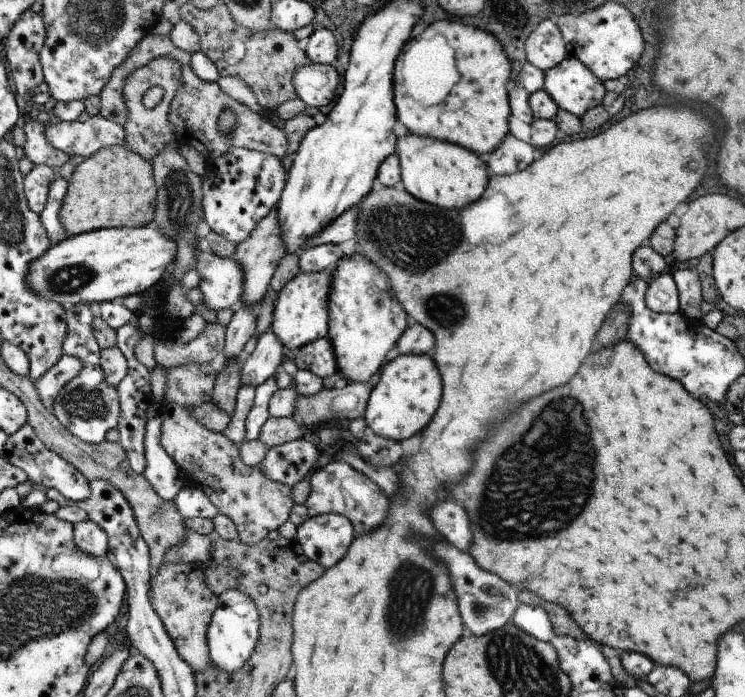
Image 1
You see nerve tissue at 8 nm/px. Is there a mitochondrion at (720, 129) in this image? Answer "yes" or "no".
no

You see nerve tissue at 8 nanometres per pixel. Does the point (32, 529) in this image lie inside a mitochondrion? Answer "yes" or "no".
no

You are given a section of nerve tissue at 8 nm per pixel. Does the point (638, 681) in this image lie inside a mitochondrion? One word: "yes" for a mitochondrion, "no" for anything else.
no

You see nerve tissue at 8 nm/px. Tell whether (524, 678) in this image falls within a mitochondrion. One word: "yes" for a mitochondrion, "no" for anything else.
yes

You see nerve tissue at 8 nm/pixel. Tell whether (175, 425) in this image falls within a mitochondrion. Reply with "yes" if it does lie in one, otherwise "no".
no

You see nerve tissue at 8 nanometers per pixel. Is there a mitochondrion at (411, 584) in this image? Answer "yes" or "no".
yes

